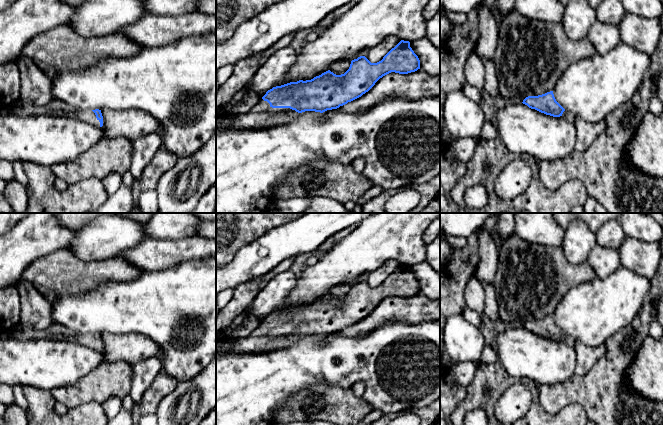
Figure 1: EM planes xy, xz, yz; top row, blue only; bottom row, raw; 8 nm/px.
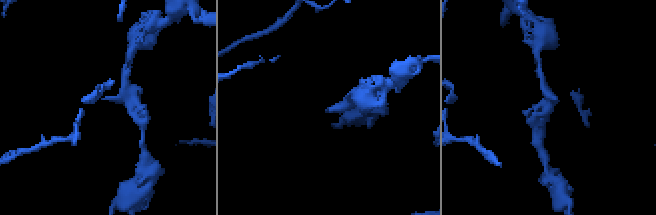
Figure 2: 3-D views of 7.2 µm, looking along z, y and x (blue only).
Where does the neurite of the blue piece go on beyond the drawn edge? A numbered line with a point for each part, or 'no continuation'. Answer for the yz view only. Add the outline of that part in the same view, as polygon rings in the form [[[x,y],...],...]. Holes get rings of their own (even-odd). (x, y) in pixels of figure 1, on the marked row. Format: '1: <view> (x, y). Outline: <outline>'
1: yz (568, 116). Outline: [[[566,110],[563,112],[562,117],[570,123],[574,123],[576,119],[576,115],[574,113],[568,112]]]

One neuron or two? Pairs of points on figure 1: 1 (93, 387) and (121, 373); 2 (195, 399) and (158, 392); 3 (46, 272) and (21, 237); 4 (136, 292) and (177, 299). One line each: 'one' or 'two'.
1: one
2: two
3: two
4: one

